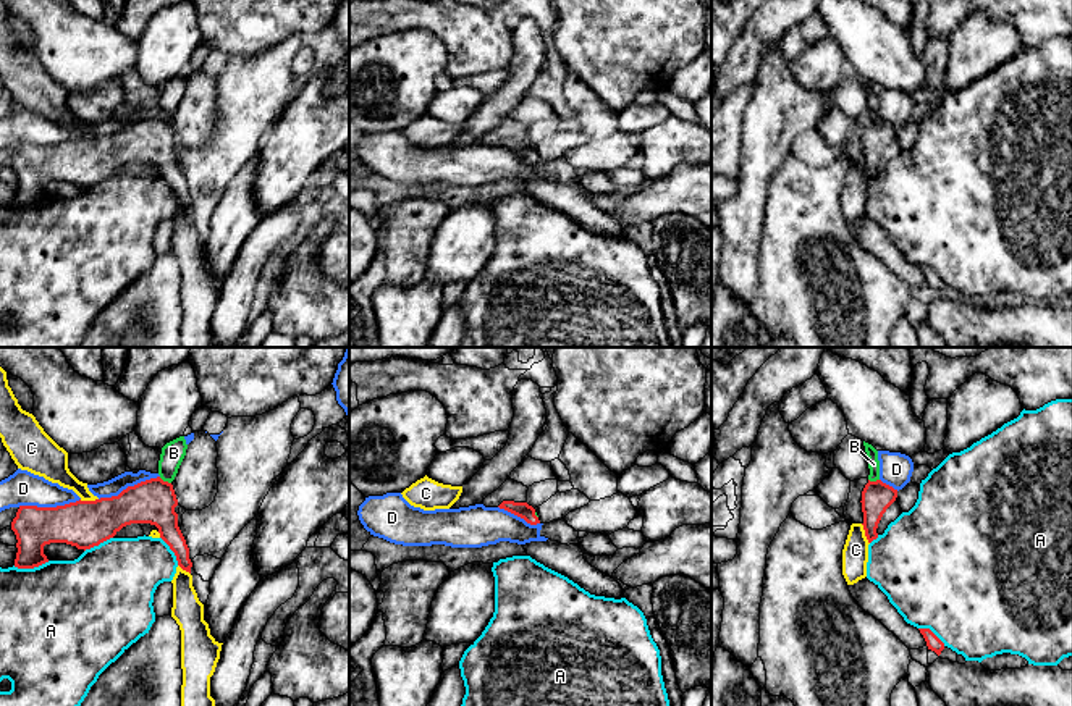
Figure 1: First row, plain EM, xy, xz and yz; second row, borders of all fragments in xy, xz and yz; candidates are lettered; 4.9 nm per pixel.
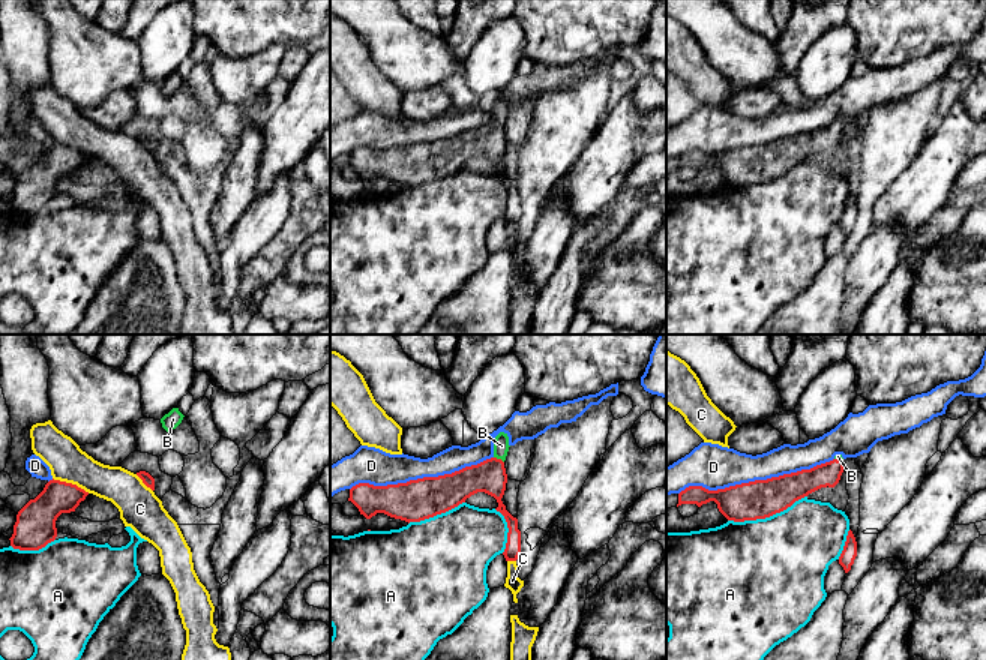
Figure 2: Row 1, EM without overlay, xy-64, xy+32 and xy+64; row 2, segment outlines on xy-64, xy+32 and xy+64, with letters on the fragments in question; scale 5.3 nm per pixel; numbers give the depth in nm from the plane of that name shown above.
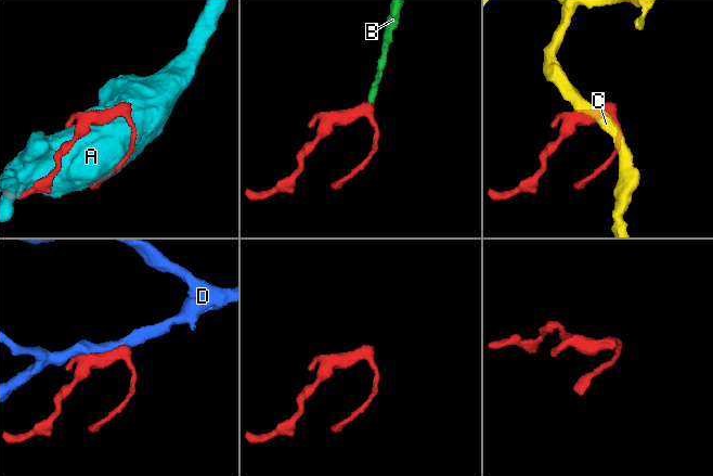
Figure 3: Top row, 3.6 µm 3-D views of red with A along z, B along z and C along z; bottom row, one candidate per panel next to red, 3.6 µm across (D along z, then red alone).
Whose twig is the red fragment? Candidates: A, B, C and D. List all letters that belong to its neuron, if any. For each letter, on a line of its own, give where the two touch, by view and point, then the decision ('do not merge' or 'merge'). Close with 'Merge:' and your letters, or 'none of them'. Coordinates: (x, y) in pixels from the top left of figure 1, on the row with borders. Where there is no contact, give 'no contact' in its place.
A: contact xy (31, 567); do not merge
B: contact xy (165, 482); merge
C: contact yz (865, 533); do not merge
D: contact xy (49, 508); do not merge
Merge: B

